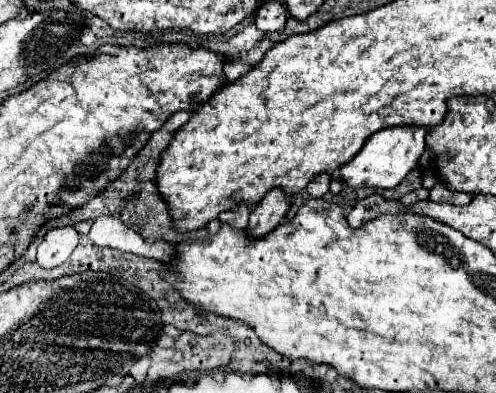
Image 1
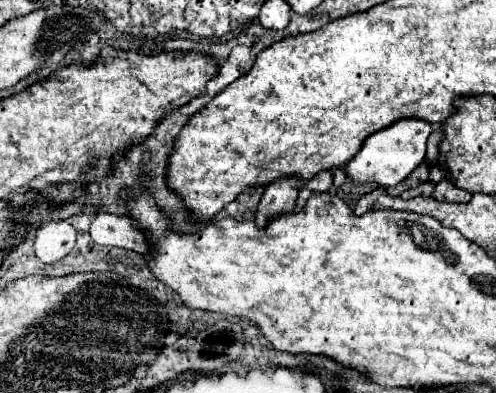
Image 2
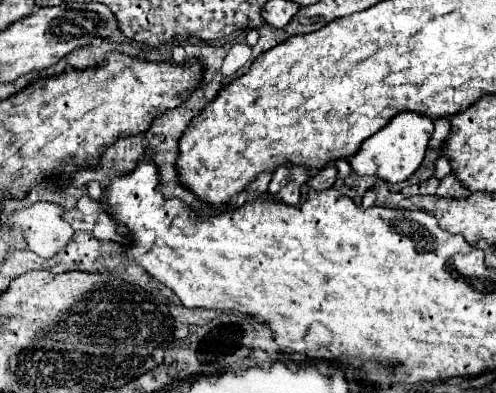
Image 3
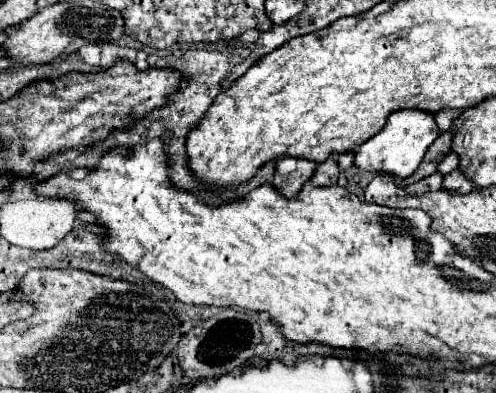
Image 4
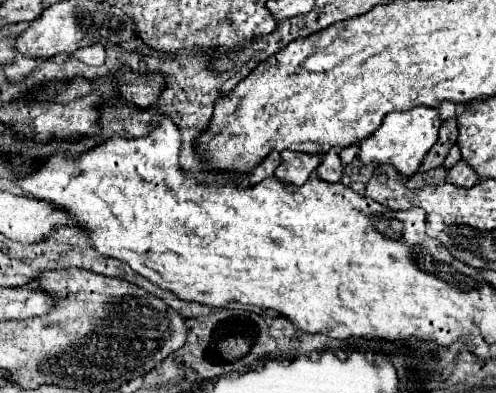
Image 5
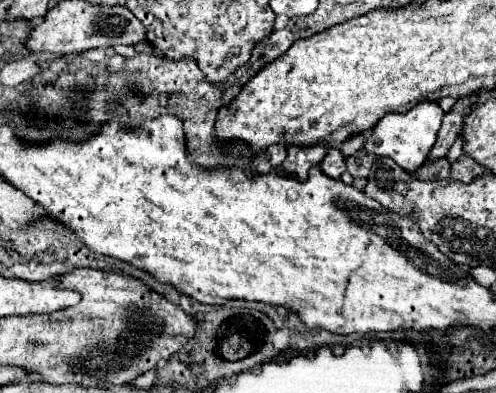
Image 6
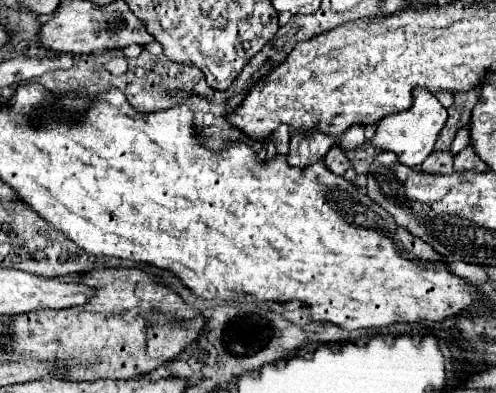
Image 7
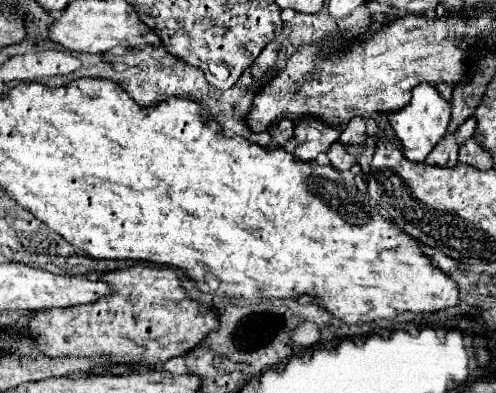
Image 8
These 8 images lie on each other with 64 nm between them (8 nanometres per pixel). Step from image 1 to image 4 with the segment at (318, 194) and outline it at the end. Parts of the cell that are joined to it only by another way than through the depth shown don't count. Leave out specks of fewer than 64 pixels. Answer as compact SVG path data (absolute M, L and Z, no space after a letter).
M330 156L328 160L320 162L314 176L312 176L312 184L314 186L330 186L330 184L336 184L338 182L338 176L340 176L340 166L338 162L334 160L334 156Z

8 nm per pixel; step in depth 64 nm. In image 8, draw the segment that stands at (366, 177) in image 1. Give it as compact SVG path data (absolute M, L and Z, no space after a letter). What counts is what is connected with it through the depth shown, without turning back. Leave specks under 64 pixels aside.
M424 82L424 84L418 84L412 90L412 100L410 100L408 106L392 112L390 126L392 126L394 134L398 136L402 148L404 148L404 156L408 160L412 160L412 162L424 162L426 160L430 150L448 132L450 110L452 110L452 104L448 100L444 100L444 96L440 92L436 92L436 86Z

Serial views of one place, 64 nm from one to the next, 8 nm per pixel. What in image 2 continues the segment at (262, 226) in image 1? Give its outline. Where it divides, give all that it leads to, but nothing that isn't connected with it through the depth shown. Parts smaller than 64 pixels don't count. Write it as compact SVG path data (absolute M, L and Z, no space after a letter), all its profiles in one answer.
M282 176L266 186L266 192L258 204L256 224L264 226L268 218L284 212L292 212L298 198L298 188L302 180L298 176Z

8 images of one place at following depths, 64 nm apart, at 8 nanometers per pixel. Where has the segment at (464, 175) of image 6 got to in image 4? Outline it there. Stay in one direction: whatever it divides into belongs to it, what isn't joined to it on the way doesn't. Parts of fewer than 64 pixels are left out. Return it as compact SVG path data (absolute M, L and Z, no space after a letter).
M458 168L452 170L450 174L444 176L444 186L446 190L452 190L452 192L460 192L460 194L468 194L472 192L476 186L468 180L468 176L464 176L464 172L460 172Z

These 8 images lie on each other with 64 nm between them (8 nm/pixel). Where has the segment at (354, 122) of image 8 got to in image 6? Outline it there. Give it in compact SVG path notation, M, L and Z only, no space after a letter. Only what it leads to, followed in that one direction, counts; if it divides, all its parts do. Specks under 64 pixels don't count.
M354 134L354 136L350 136L348 140L344 140L344 142L340 144L340 152L342 152L344 156L352 156L352 154L356 154L356 152L362 148L362 144L364 144L362 134Z

